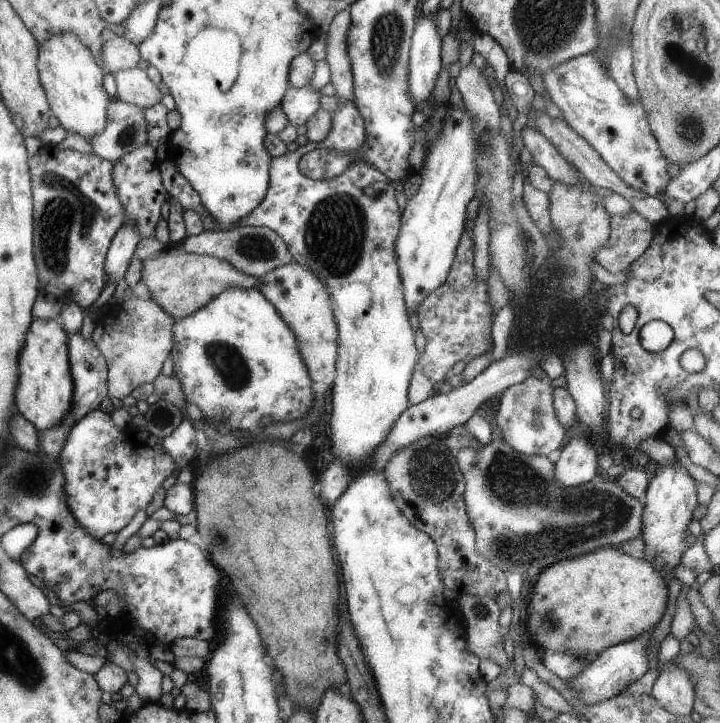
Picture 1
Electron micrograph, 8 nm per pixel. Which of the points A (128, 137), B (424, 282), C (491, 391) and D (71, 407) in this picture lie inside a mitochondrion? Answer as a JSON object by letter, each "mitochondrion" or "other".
{"A":"mitochondrion","B":"other","C":"other","D":"other"}

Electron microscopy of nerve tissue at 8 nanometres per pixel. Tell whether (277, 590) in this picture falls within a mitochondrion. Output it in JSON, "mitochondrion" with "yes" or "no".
{"mitochondrion":"no"}

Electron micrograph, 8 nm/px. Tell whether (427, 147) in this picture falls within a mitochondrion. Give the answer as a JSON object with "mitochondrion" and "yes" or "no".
{"mitochondrion":"no"}

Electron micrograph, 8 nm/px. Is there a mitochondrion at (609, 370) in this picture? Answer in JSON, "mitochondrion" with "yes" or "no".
{"mitochondrion":"no"}

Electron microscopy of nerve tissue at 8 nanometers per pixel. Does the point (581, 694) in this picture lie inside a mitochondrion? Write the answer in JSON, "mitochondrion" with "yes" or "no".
{"mitochondrion":"no"}

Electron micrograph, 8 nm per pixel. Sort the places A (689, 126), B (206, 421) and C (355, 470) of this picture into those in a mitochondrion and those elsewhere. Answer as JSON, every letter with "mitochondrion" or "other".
{"A":"mitochondrion","B":"other","C":"other"}

